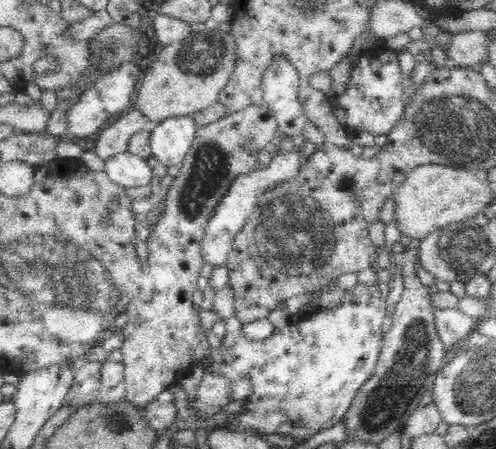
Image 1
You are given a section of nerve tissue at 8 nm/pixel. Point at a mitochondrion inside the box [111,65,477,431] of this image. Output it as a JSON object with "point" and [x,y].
{"point":[292,237]}

